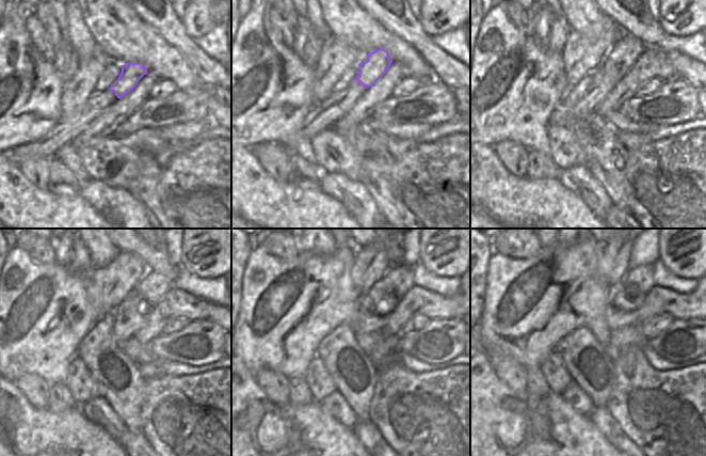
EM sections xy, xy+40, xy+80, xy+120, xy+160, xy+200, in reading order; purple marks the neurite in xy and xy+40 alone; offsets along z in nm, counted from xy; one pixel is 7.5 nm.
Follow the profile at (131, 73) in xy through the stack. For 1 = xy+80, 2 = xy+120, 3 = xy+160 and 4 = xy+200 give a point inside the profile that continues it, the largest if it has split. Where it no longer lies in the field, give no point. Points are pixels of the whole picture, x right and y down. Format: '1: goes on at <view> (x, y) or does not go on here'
1: goes on at xy+80 (626, 50)
2: goes on at xy+120 (148, 292)
3: goes on at xy+160 (387, 293)
4: goes on at xy+200 (629, 293)

